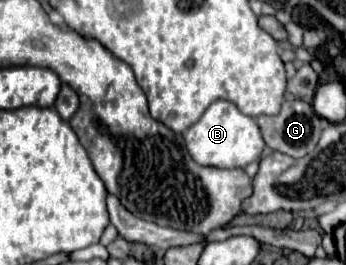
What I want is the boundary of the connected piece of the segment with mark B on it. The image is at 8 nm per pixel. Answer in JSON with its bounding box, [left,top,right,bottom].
[183,100,265,168]

